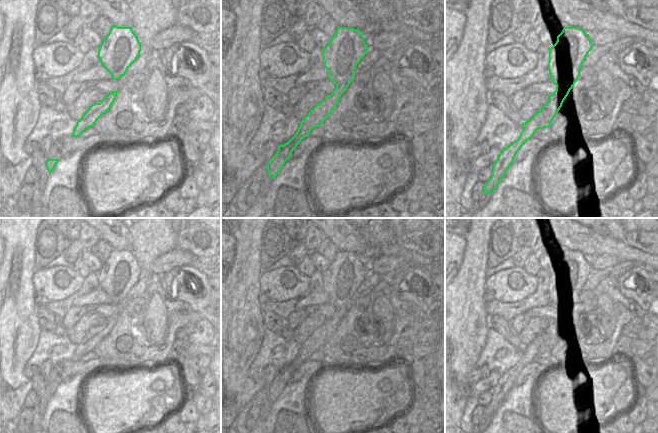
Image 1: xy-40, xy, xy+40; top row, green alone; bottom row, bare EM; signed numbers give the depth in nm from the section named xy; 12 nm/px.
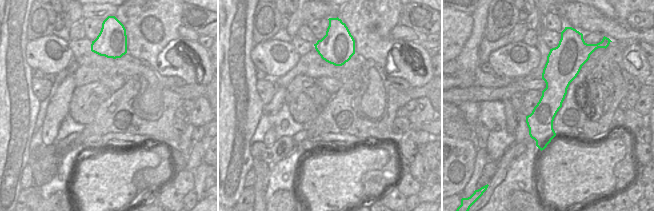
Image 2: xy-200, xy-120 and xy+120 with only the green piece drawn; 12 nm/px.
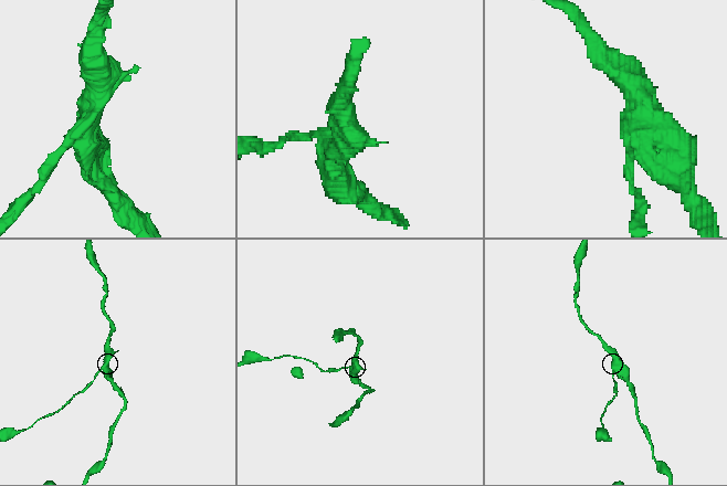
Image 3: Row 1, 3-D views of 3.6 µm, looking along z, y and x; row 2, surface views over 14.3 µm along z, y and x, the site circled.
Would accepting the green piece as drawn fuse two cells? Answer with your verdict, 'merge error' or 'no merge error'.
merge error

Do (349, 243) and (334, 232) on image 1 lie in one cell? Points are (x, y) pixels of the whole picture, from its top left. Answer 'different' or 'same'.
same

